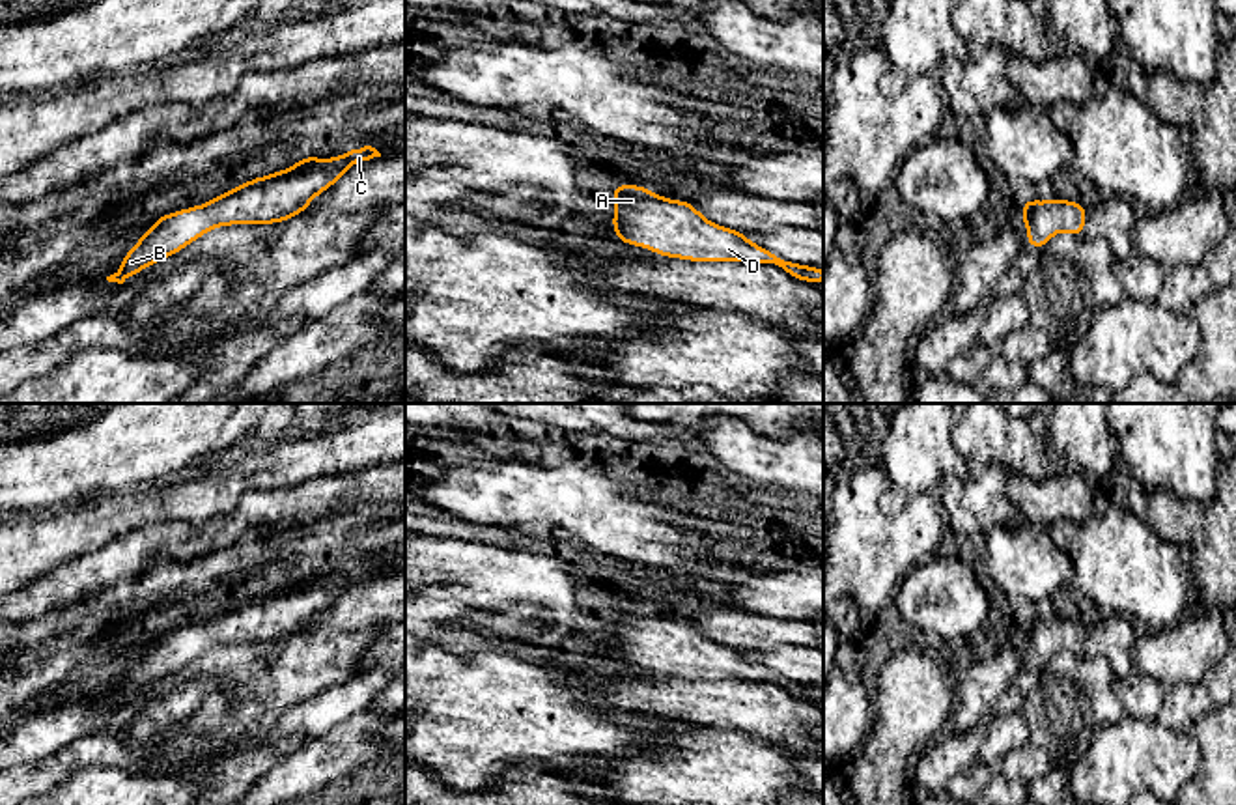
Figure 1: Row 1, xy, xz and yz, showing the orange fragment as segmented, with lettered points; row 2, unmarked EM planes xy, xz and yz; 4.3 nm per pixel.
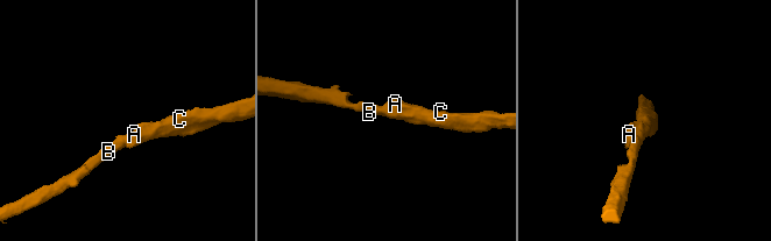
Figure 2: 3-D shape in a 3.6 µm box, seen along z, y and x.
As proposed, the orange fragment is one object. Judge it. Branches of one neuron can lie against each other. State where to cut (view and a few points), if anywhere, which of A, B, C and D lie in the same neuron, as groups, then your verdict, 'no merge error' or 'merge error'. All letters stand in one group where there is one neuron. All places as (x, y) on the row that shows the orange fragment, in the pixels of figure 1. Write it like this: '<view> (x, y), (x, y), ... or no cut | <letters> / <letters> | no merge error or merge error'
no cut | A B C D | no merge error

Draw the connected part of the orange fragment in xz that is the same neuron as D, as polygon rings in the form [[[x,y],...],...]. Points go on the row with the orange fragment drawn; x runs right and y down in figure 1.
[[[612,185],[611,194],[616,202],[611,226],[616,239],[625,245],[648,247],[663,258],[687,261],[771,263],[794,280],[823,282],[820,267],[784,260],[765,247],[751,243],[743,232],[709,222],[685,200],[657,196],[640,185]]]

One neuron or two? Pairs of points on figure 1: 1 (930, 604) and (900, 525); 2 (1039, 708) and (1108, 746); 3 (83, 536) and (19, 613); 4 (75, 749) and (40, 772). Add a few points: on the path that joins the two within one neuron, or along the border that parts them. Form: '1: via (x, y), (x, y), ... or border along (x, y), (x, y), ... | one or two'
1: border along (936, 553), (917, 563), (893, 596) | two
2: border along (1126, 716), (1108, 723), (1070, 766) | two
3: border along (101, 548), (64, 561), (23, 587) | two
4: via (66, 759), (49, 772) | one

